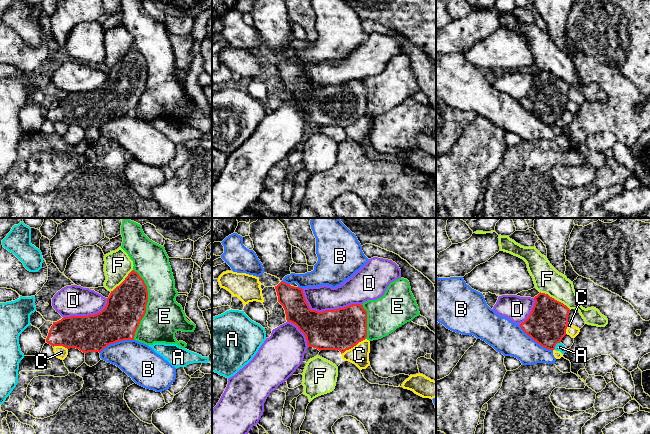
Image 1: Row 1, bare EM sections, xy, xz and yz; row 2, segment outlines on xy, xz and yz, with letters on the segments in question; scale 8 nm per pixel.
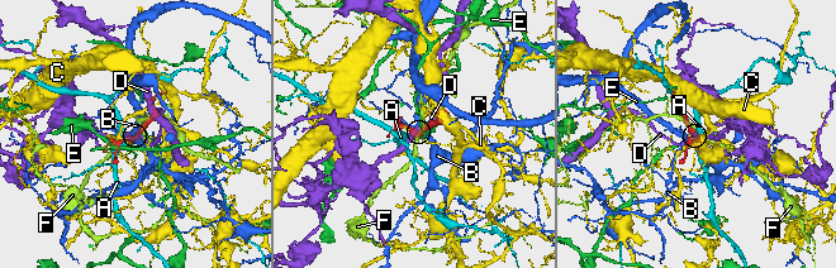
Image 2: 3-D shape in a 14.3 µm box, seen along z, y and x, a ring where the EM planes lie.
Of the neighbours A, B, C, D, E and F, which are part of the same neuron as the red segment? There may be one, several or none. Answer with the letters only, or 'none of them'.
none of them

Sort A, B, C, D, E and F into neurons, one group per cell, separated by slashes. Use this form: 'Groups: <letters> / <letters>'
Groups: A / B / C / D / E / F

